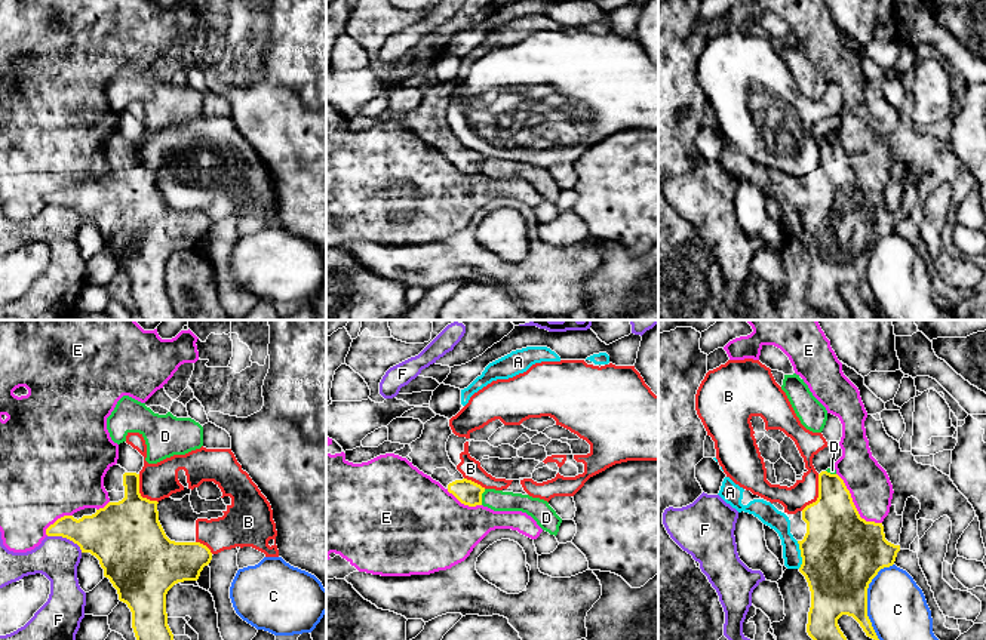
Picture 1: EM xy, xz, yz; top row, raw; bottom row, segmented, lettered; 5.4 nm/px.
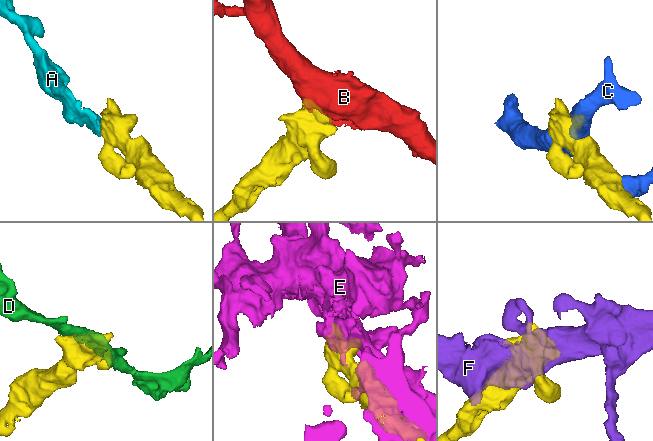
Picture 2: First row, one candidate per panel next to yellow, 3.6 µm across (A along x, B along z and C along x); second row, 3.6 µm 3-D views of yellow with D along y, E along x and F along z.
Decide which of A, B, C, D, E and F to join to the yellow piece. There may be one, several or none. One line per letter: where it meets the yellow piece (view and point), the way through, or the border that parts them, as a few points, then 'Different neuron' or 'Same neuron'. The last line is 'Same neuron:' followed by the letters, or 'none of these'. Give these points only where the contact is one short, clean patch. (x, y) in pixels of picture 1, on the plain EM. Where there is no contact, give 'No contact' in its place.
A: Touches yellow at yz (801, 222). Path across: yz (841, 221), (801, 222), (788, 209), (777, 188). Same neuron
B: Touches yellow at yz (819, 163). Different neuron
C: Touches yellow at yz (866, 268). Different neuron
D: Touches yellow at xz (481, 165). Different neuron
E: Touches yellow at yz (854, 174). Different neuron
F: Touches yellow at xy (65, 205). Boundary: xy (48, 203), (65, 205), (82, 220). Different neuron
Same neuron: A

